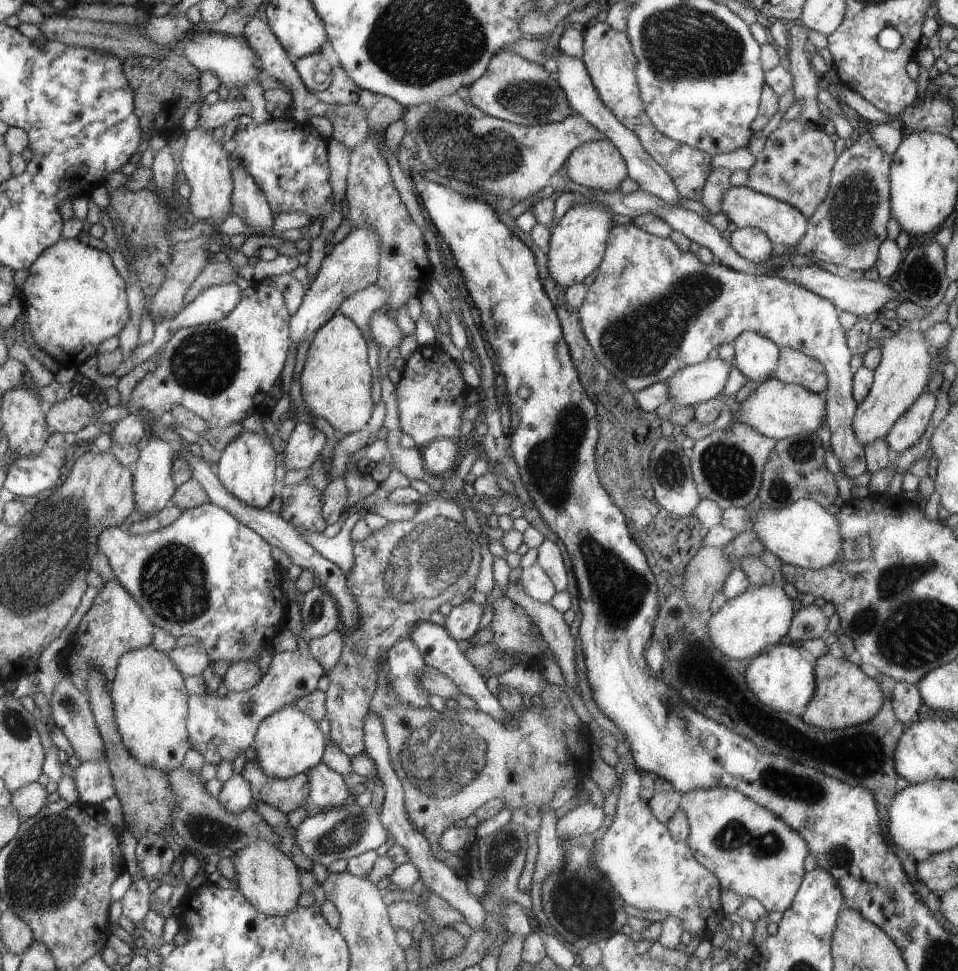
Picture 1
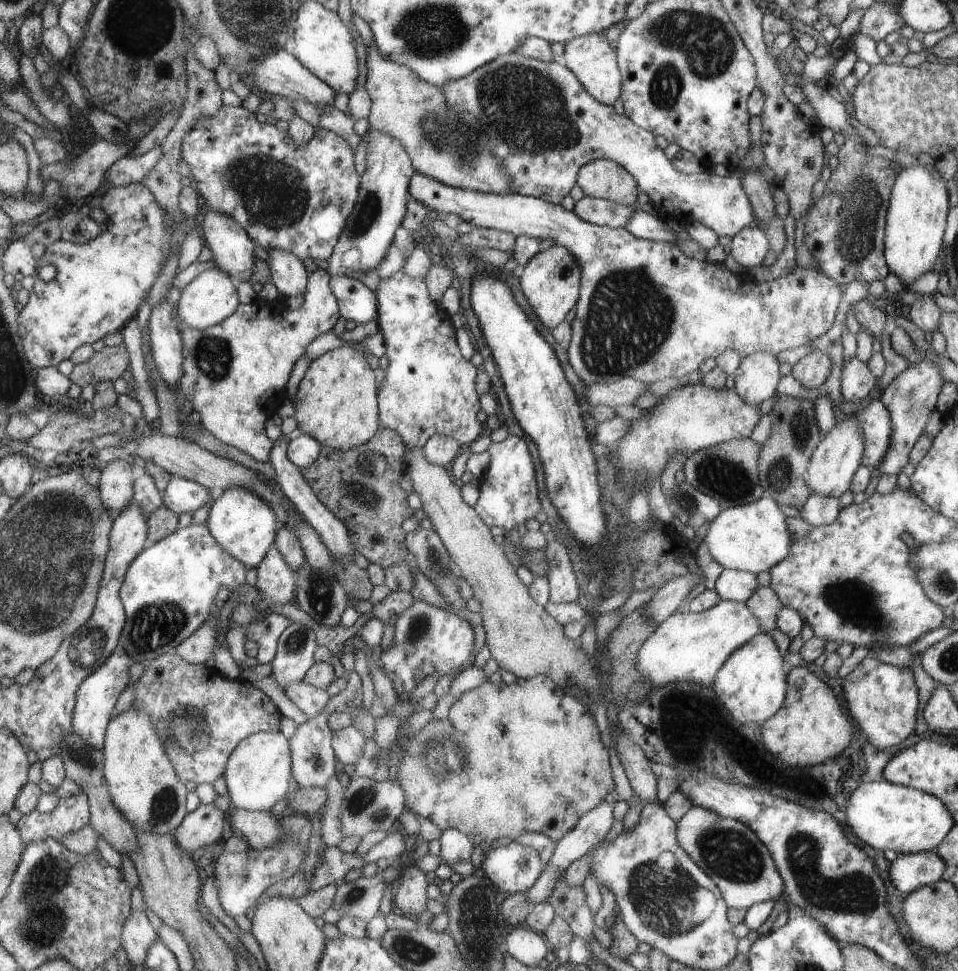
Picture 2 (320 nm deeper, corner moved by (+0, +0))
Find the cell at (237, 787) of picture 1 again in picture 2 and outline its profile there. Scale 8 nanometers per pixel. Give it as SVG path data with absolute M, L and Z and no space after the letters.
M201 803L173 832L174 838L189 855L194 854L202 846L208 848L220 845L223 841L222 832L226 819L226 812L217 810L213 804Z

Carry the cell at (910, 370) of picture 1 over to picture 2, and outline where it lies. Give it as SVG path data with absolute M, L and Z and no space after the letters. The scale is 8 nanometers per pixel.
M853 416L835 426L818 443L812 453L809 467L806 469L806 482L811 490L811 495L823 497L836 497L837 499L849 490L854 473L861 465L864 456L865 443L861 439L861 430Z

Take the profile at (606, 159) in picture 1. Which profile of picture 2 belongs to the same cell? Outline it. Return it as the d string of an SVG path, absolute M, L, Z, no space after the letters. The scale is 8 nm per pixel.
M596 159L580 170L576 184L589 197L608 199L625 207L637 203L637 182L630 171L617 162Z

